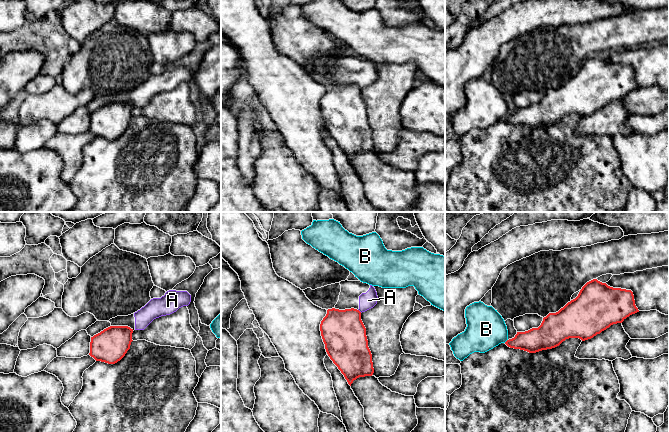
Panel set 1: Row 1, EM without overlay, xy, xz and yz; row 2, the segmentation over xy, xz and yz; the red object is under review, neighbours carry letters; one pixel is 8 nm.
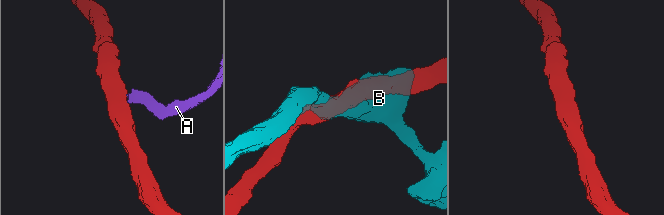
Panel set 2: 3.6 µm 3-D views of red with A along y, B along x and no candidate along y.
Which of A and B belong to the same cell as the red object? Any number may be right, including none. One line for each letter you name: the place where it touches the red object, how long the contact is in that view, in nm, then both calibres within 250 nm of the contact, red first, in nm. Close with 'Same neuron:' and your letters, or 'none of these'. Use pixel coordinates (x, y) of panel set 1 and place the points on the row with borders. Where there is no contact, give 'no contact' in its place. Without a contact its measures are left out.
Same neuron: none of these

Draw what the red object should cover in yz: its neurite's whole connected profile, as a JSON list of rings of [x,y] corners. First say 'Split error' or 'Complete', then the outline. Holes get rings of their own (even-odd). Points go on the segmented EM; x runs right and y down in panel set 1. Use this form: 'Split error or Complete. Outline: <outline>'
Complete. Outline: [[[593,279],[582,287],[575,299],[568,302],[558,312],[549,313],[544,317],[538,328],[517,332],[515,337],[507,340],[505,344],[510,348],[536,353],[555,348],[569,338],[579,338],[582,341],[591,339],[611,325],[622,323],[627,317],[637,312],[639,310],[635,305],[631,290],[613,288]]]

